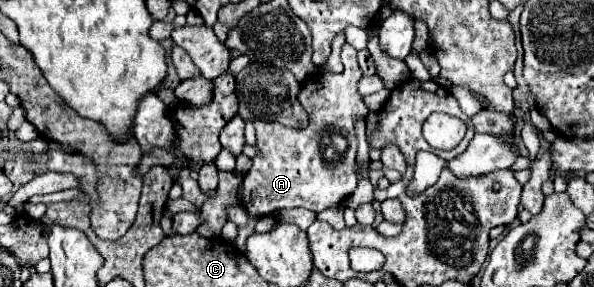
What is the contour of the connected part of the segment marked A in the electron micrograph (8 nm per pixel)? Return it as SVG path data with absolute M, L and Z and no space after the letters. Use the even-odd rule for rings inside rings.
M350 45L342 47L344 71L334 75L318 75L316 79L304 83L298 101L310 117L310 125L304 129L284 127L272 121L254 121L256 127L256 147L258 155L252 159L250 171L242 181L242 201L248 215L246 225L238 225L236 249L246 253L246 239L254 233L254 225L264 215L272 215L280 209L304 207L320 213L328 207L340 205L356 189L356 135L354 135L354 115L368 115L368 107L362 103L356 91L362 71L356 61L356 49Z

